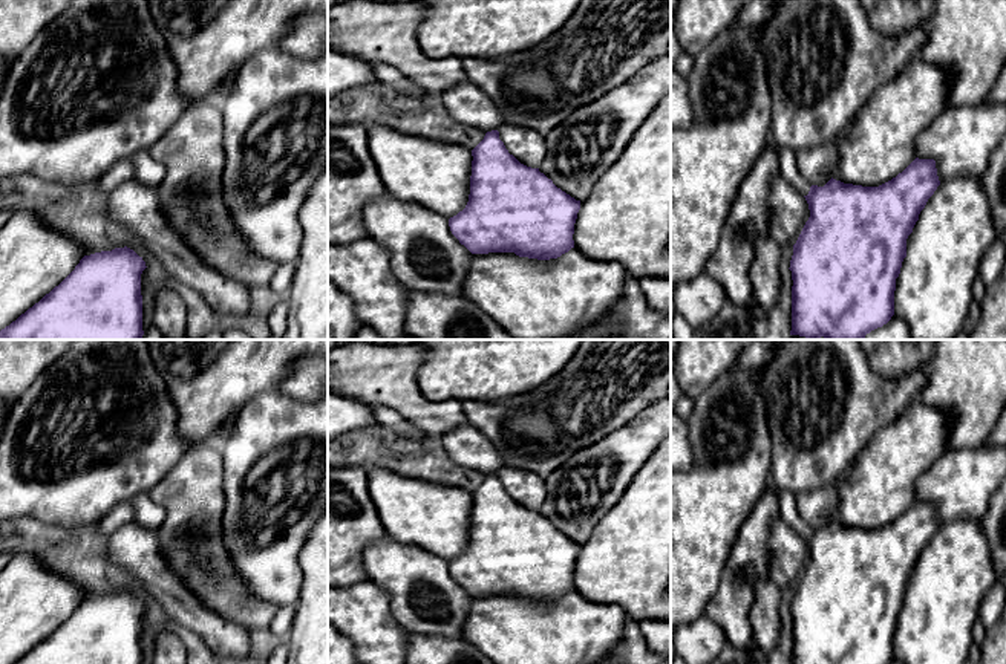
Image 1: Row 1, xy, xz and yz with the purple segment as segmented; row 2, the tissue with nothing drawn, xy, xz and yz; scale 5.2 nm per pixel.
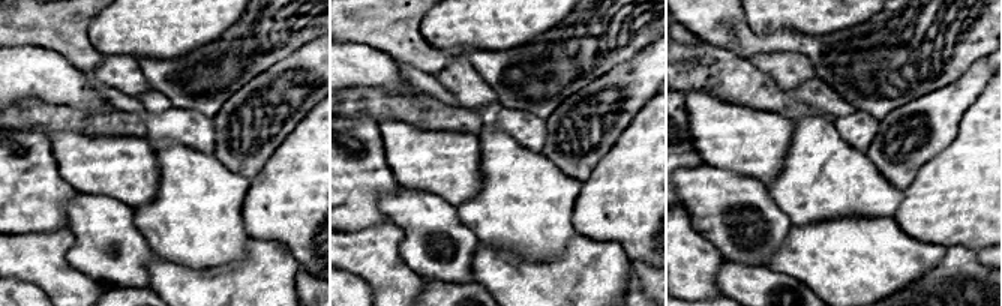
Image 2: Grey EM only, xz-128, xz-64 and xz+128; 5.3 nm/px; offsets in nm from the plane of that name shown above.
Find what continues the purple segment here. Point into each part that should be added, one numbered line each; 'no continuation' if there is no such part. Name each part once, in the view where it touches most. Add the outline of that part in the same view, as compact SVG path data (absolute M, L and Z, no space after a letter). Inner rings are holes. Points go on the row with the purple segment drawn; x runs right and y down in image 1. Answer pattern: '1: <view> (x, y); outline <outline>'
1: yz (787, 159); outline M769 138L766 148L776 148L779 151L779 174L802 196L807 196L812 185L798 173L796 153L789 148L779 148L772 138Z

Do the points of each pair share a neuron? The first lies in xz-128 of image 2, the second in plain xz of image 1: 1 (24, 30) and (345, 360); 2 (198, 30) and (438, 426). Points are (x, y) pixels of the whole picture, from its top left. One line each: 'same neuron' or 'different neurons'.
1: same neuron
2: different neurons

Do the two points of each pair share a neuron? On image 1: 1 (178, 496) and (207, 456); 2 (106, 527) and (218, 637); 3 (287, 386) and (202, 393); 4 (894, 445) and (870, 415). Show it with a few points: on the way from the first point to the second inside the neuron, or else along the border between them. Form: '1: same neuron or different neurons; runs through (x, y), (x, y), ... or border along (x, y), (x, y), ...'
1: same neuron; runs through (187, 487), (199, 475), (202, 465)
2: different neurons; border along (133, 519), (120, 525), (107, 536)
3: different neurons; border along (299, 358), (276, 389)
4: different neurons; border along (908, 404), (882, 426), (858, 455)

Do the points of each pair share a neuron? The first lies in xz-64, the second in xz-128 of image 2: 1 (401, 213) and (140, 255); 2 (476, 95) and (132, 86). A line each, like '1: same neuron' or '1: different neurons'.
1: same neuron
2: same neuron

